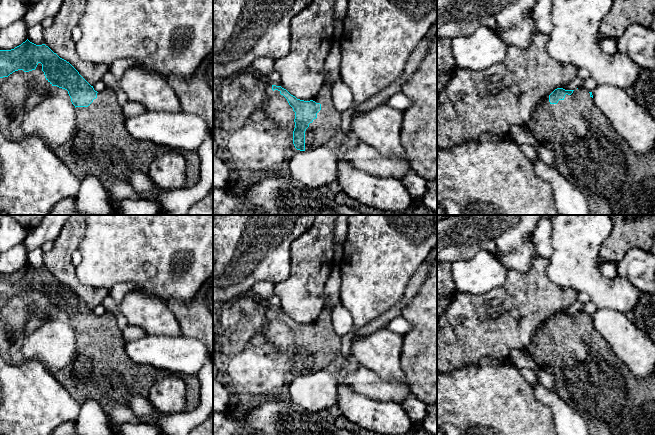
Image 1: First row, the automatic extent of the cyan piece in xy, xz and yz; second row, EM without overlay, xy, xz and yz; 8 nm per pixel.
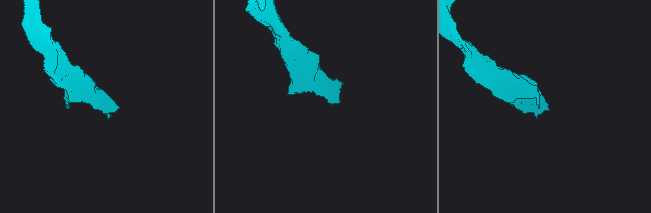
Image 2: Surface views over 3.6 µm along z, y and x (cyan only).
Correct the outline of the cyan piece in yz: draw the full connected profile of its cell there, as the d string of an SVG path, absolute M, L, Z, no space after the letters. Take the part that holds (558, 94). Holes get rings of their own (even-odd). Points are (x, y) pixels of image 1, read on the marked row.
M583 87L555 89L540 100L527 126L533 130L539 143L554 153L556 170L588 200L589 215L611 215L612 206L628 193L633 184L655 178L655 147L648 153L635 152L598 109L592 92Z

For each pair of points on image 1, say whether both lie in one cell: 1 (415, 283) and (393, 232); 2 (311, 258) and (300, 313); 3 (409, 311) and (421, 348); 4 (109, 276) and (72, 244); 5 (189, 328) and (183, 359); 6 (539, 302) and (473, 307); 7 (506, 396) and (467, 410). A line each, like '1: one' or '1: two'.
1: two
2: one
3: one
4: two
5: two
6: one
7: one

